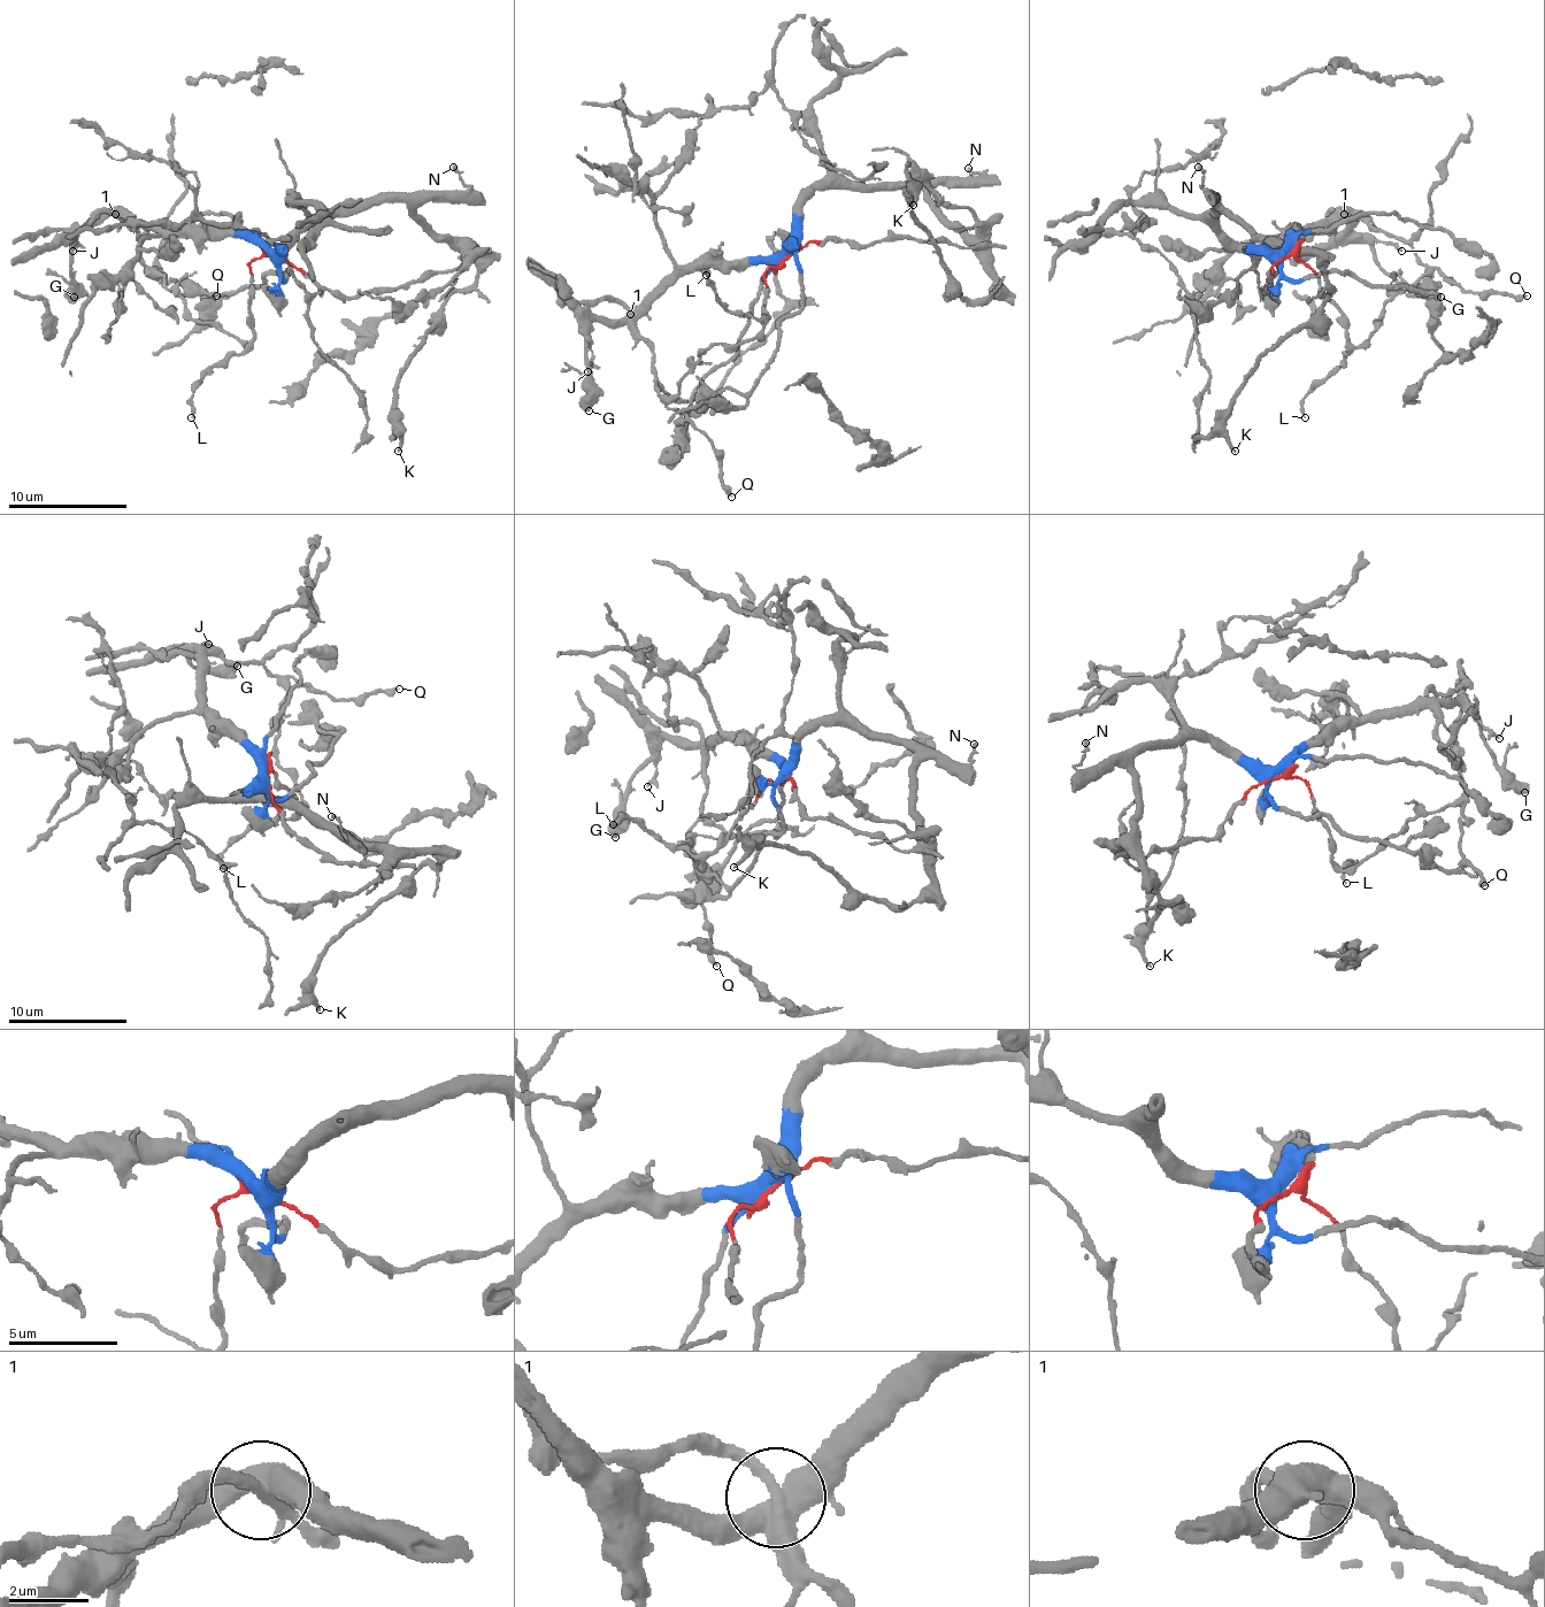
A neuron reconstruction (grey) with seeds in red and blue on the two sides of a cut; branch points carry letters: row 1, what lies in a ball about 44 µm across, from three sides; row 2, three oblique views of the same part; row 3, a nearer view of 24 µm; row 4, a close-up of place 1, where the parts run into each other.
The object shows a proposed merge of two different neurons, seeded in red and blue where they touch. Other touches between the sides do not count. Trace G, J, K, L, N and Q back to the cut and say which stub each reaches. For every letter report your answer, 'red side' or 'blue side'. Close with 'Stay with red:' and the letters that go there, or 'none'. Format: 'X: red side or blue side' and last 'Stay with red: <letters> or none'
G: blue side
J: blue side
K: blue side
L: red side
N: blue side
Q: red side
Stay with red: L, Q

